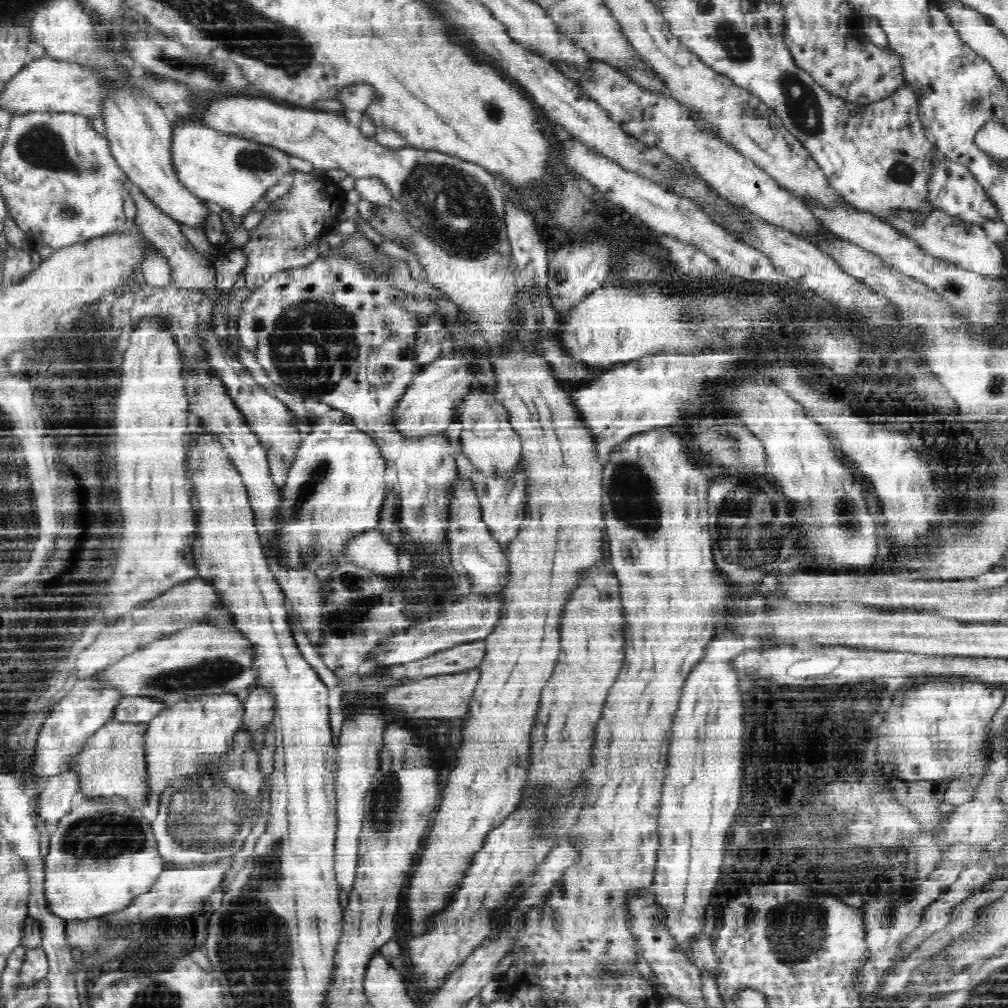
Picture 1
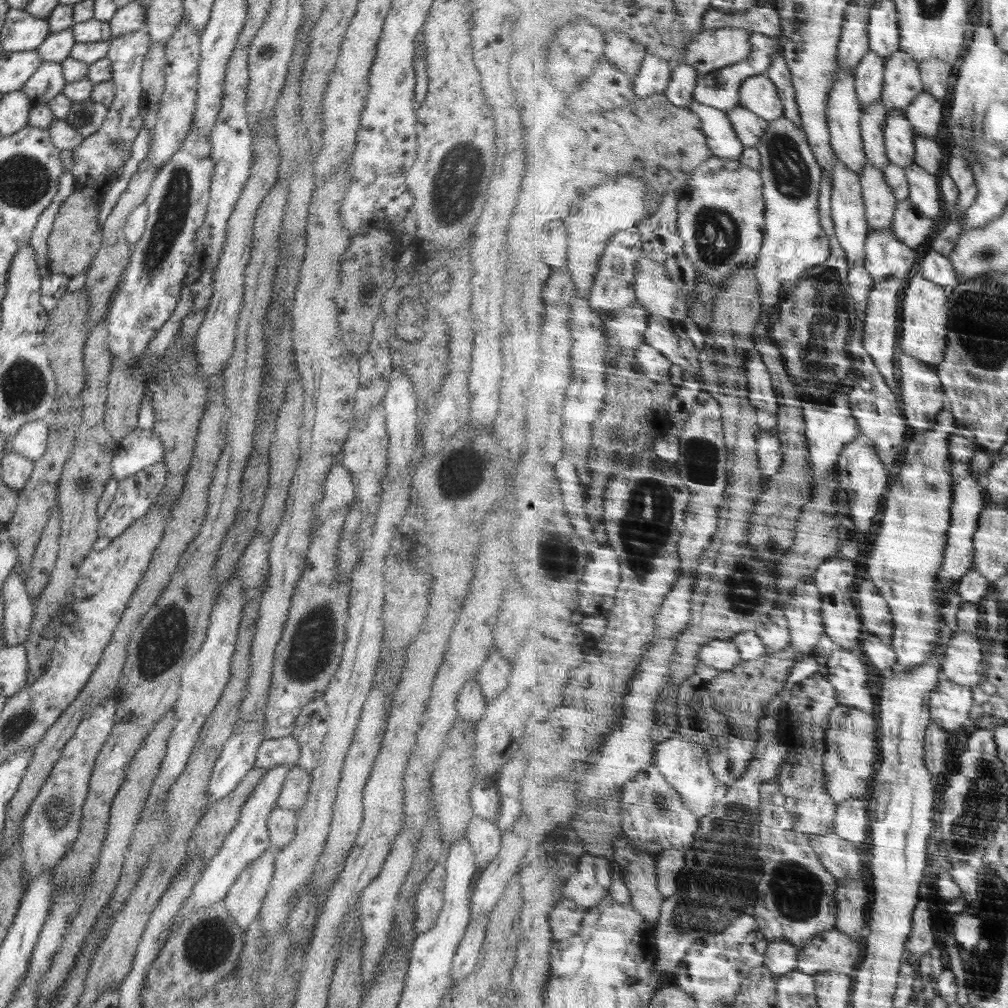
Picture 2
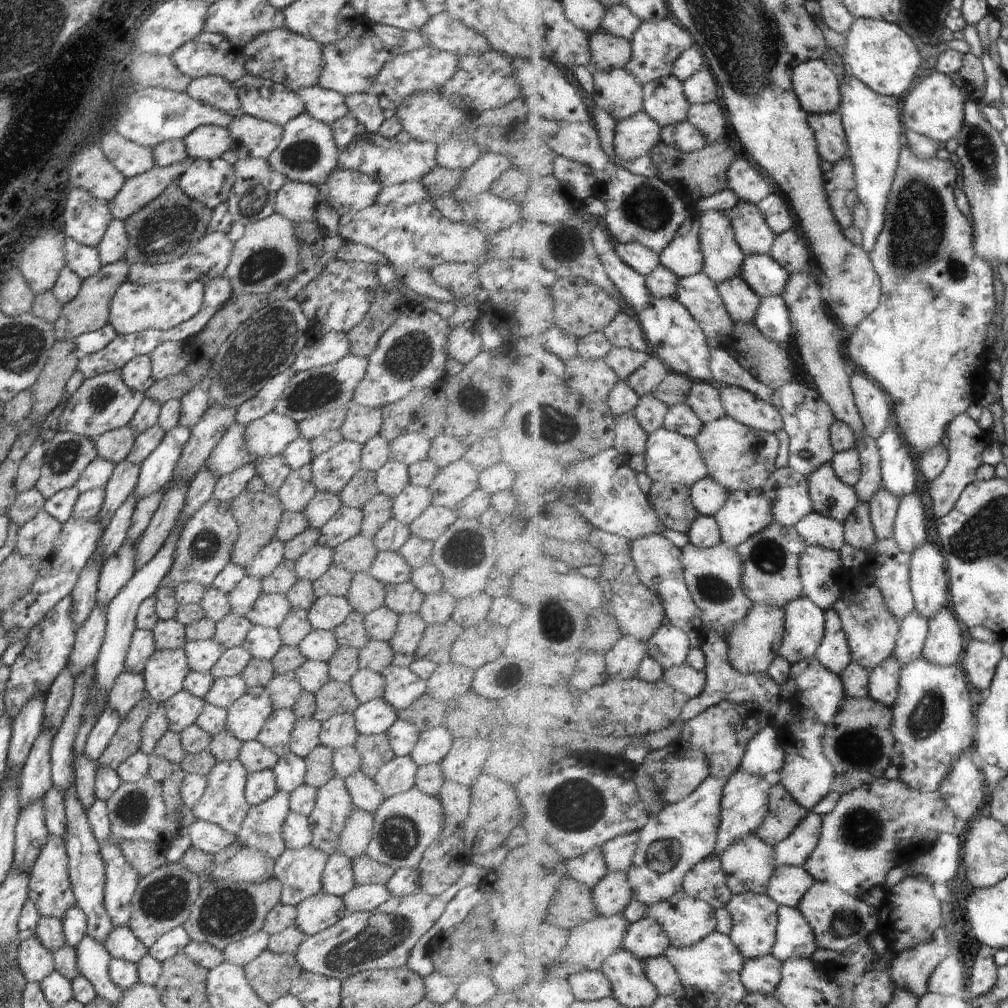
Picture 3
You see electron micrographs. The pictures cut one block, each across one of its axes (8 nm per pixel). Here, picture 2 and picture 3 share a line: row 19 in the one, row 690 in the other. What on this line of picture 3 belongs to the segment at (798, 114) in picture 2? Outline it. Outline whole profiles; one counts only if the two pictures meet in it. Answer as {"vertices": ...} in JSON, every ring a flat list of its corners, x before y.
{"vertices":[[712,626,705,628,705,633,706,640,702,648,707,654,707,667,705,668,705,671,707,672,708,684,702,695,688,701,682,716,680,716,680,720,682,720,682,722,694,720,694,718,700,716,700,714,703,712,706,712,706,710,708,710,710,707,716,706,720,704,720,702,724,702,724,700,732,700,734,696,738,696,740,700,748,700,748,698,750,698,753,701,758,701,760,704,762,704,762,706,764,706,764,708,767,708,770,710,770,712,773,712,775,715,777,715,778,711,780,710,780,703,783,699,781,696,782,684,779,681,775,681,774,678,772,678,771,673,756,672,756,674,740,674,738,670,732,669,729,658,729,642,727,635,724,632,718,632,718,630,714,630]]}

